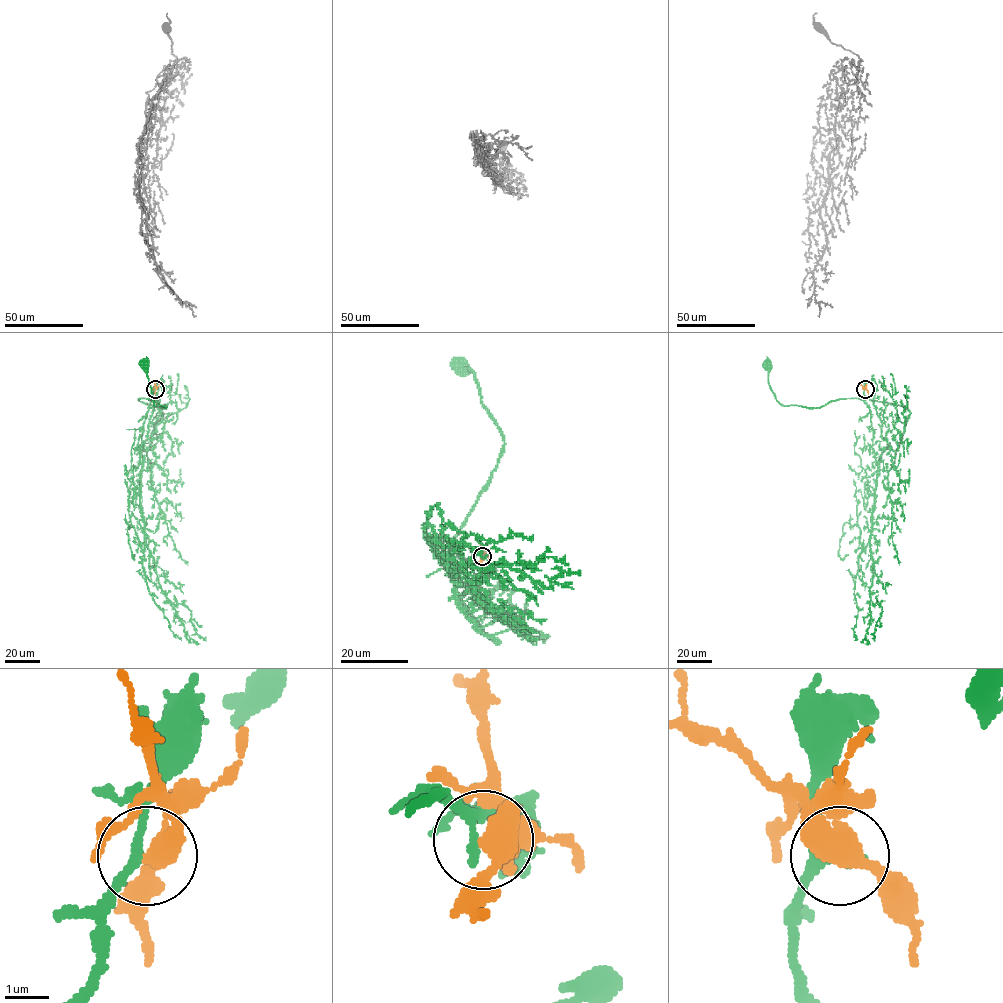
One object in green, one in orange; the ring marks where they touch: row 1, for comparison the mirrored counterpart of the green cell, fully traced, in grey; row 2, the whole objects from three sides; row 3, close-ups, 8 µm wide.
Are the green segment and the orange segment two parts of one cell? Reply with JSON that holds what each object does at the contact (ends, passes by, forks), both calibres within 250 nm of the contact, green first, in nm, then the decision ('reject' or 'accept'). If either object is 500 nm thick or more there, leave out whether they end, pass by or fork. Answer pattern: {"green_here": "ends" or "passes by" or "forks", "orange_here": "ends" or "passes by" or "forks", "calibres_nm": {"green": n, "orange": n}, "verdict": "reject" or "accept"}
{"green_here": "passes by", "orange_here": "passes by", "calibres_nm": {"green": 180, "orange": 460}, "verdict": "reject"}

